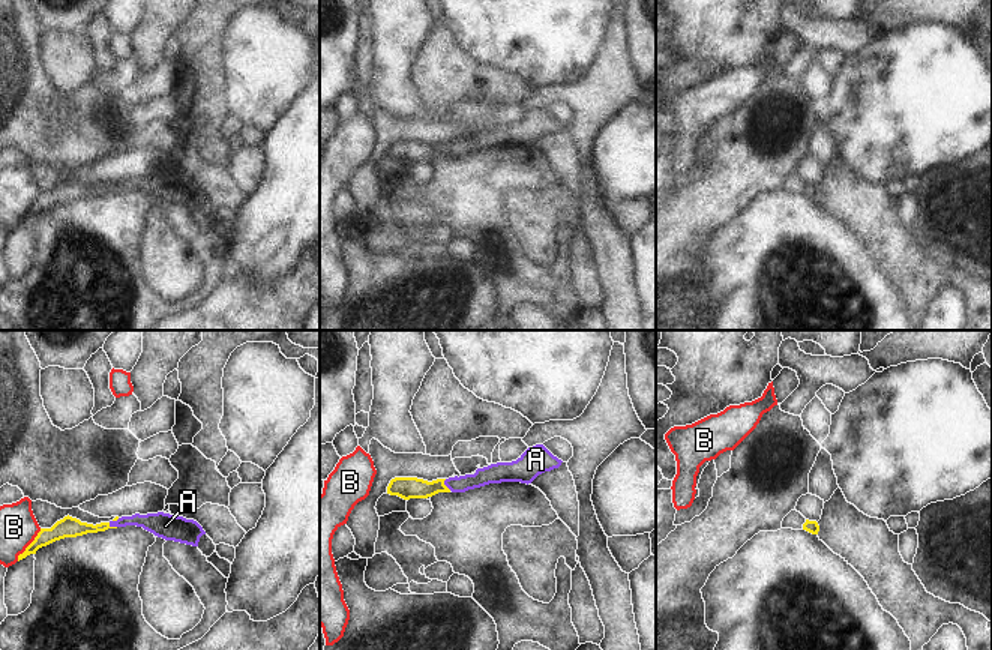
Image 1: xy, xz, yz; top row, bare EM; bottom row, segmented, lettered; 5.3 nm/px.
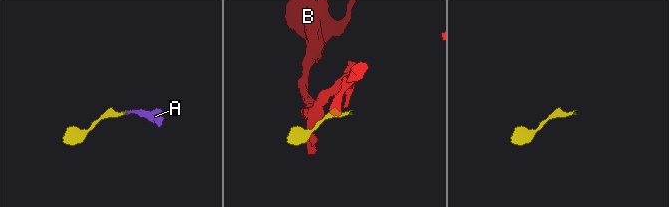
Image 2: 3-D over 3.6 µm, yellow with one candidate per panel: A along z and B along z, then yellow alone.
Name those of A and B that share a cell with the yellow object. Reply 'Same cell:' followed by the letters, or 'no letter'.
Same cell: A

